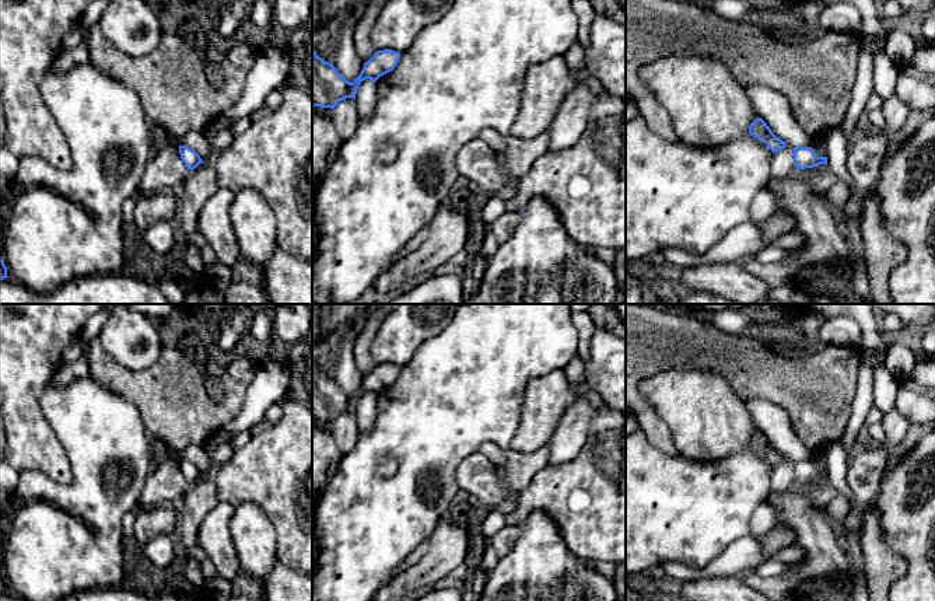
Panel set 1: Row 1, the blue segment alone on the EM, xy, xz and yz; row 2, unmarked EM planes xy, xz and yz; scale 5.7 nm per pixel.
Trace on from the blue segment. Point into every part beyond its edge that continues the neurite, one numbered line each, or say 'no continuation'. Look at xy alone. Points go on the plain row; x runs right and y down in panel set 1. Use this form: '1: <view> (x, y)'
no continuation

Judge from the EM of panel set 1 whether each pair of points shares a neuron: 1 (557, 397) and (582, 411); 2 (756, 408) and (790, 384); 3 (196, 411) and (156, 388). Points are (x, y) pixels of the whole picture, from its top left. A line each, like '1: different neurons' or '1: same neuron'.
1: different neurons
2: different neurons
3: same neuron

